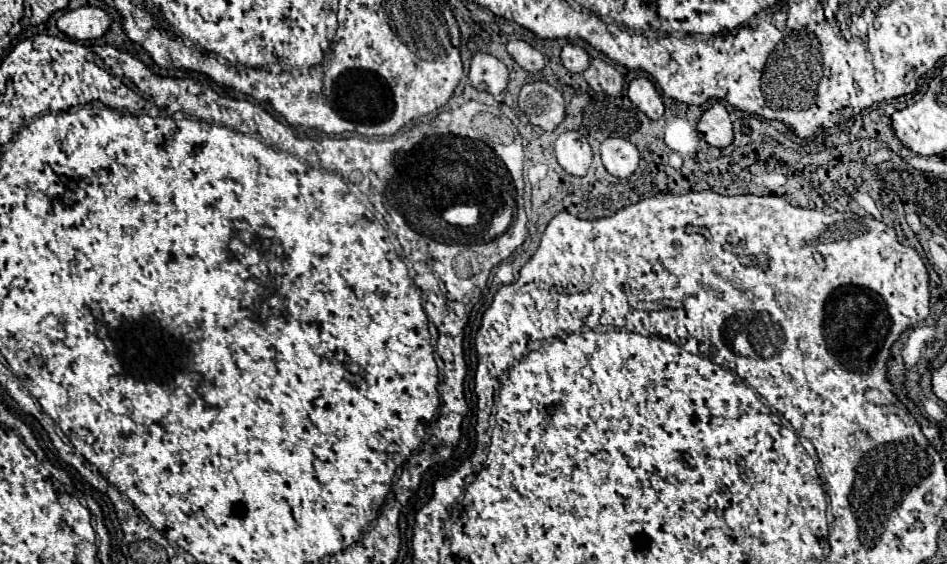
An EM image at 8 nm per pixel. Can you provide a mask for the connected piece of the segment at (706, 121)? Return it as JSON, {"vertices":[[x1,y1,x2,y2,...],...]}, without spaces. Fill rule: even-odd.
{"vertices":[[719,101,713,103,699,119,697,131,713,147,727,147,733,143,733,123,725,105]]}

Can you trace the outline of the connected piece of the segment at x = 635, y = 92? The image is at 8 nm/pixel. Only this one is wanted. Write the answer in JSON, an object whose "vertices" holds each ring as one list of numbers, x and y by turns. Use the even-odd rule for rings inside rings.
{"vertices":[[635,77,629,83,629,99,649,119,659,119,663,115,661,95,659,95,657,87,647,77]]}

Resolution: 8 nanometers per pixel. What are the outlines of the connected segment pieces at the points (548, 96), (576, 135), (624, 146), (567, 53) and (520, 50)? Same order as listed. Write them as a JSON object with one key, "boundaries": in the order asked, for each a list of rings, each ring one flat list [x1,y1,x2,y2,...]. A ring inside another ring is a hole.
{"boundaries":[[[545,81,523,85,519,93,519,109,529,117,531,125,537,125,545,131,555,129,565,117,563,95]],[[563,131,555,141,555,155,559,165,575,177,585,175,593,161,589,141,579,131]],[[609,137,601,143,601,159,605,169,615,177,629,177,637,171,639,151,623,137]],[[567,43,561,51,561,61,571,73,583,73,589,65,589,55,581,45]],[[509,41,507,51,529,73,537,73,537,71,541,71,545,67,543,53,539,49,535,49,535,47,531,47,525,41]]]}

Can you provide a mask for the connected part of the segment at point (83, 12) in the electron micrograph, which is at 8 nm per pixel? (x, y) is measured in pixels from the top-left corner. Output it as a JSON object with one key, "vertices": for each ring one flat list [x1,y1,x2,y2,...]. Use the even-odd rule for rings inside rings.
{"vertices":[[79,7,75,11,67,11,57,19,59,31,77,41,99,39,103,37,113,23,113,17,101,7]]}

